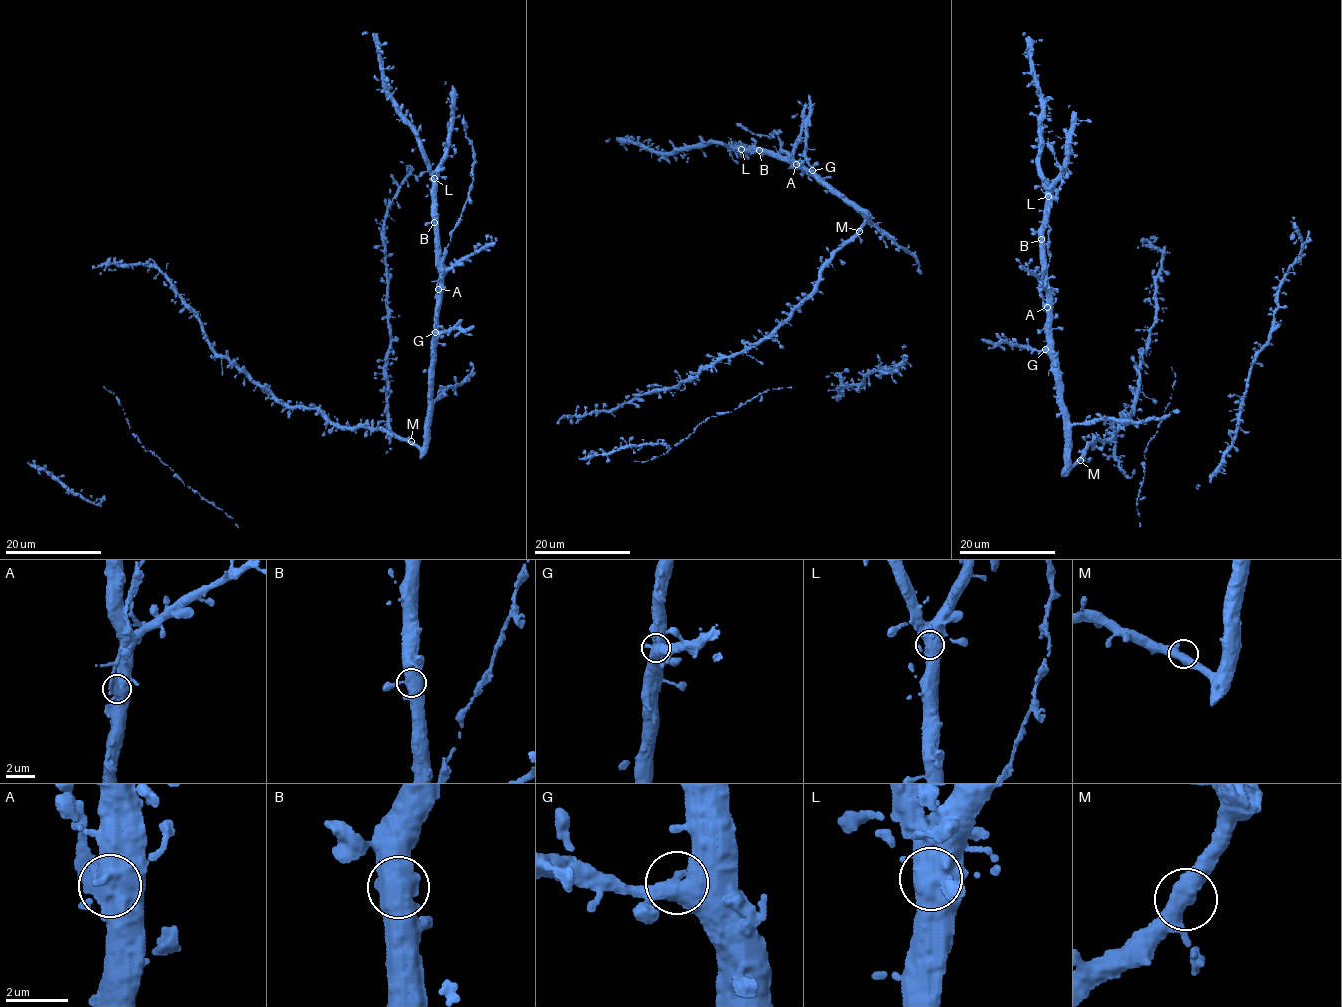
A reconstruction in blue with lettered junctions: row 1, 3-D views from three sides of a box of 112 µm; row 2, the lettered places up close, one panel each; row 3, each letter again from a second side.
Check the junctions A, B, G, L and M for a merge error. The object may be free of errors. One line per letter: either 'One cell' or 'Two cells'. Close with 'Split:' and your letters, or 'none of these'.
A: Two cells
B: One cell
G: One cell
L: One cell
M: One cell
Split: A

